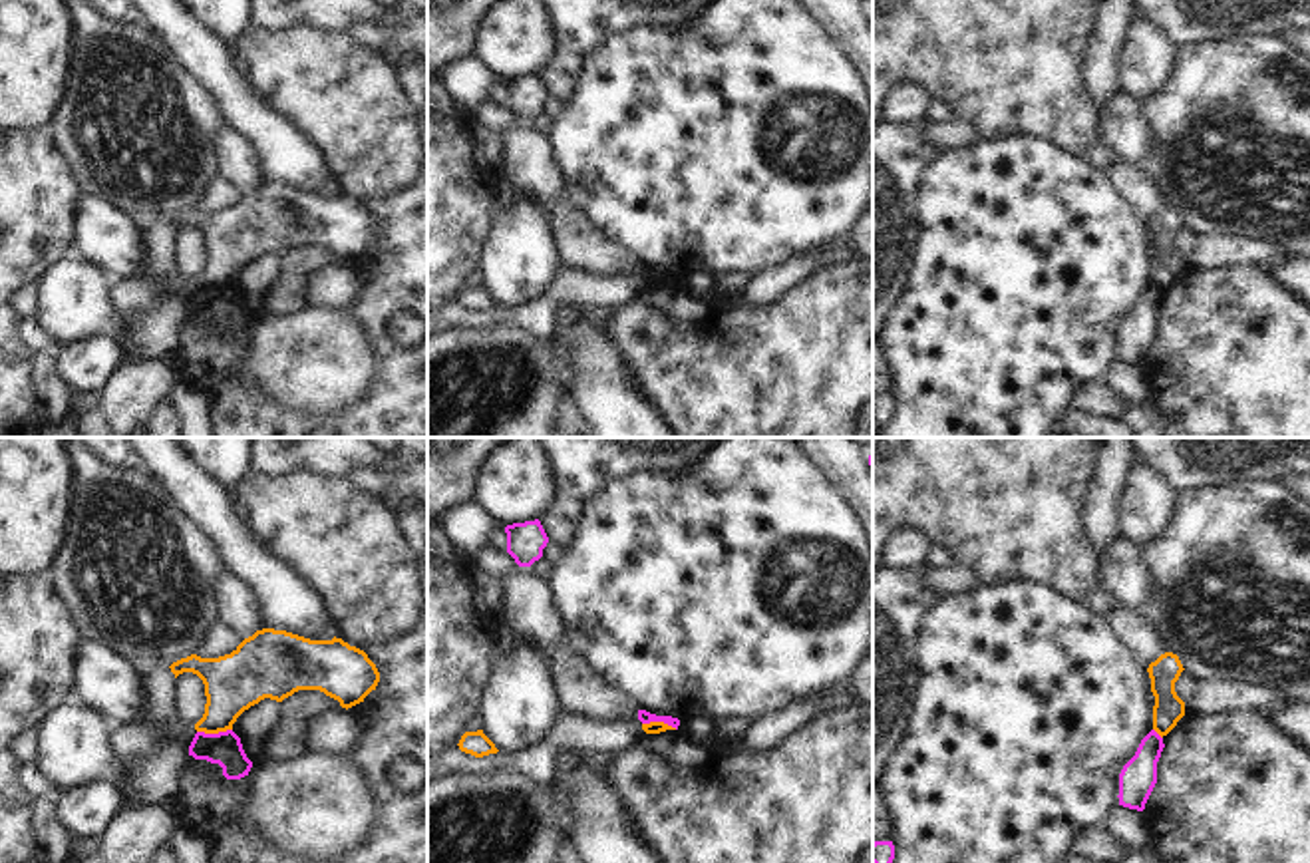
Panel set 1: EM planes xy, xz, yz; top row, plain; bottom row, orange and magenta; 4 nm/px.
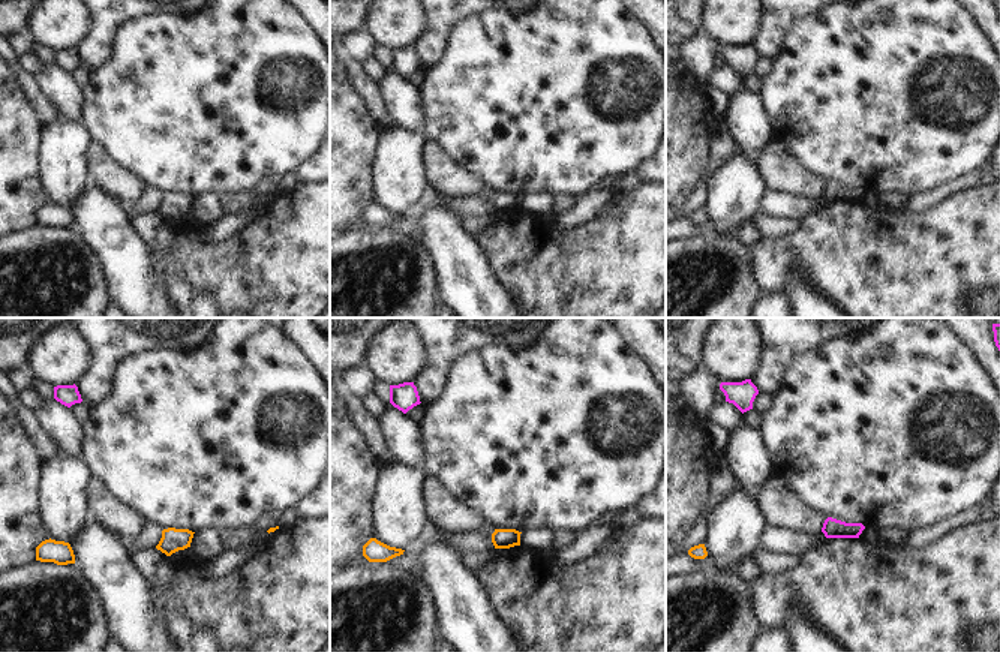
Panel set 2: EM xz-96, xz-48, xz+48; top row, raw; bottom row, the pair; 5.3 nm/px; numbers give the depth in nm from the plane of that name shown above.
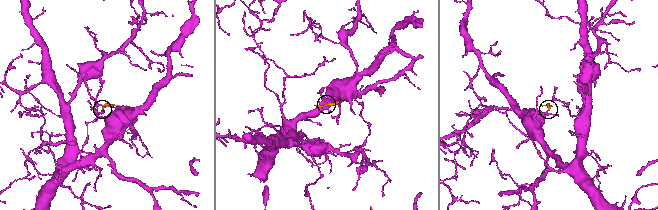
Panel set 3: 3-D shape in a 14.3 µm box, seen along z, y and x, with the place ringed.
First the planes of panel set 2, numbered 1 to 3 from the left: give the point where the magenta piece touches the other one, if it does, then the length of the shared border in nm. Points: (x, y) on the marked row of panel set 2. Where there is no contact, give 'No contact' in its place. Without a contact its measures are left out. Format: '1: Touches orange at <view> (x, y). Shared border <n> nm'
1: No contact
2: No contact
3: No contact.

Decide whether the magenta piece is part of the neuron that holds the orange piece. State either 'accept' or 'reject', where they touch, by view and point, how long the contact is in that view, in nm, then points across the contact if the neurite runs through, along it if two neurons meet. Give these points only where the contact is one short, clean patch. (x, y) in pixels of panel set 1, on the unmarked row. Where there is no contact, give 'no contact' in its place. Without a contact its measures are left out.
reject; meets orange in xy at (213, 287); contact 140 nm long; border along xy (231, 283), (197, 287)

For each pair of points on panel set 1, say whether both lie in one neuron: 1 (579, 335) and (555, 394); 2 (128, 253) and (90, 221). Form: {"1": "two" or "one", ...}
{"1": "two", "2": "one"}

